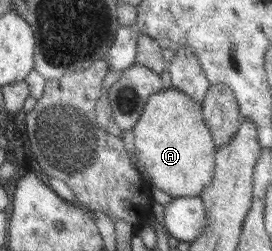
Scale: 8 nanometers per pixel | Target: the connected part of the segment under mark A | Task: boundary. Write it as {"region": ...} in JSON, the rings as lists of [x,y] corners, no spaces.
{"region":[[[173,88],[153,93],[147,99],[137,122],[130,131],[133,134],[135,158],[149,174],[147,182],[149,187],[155,187],[172,198],[188,198],[199,195],[205,185],[209,185],[214,171],[214,154],[217,150],[203,122],[200,105],[182,91]]]}

